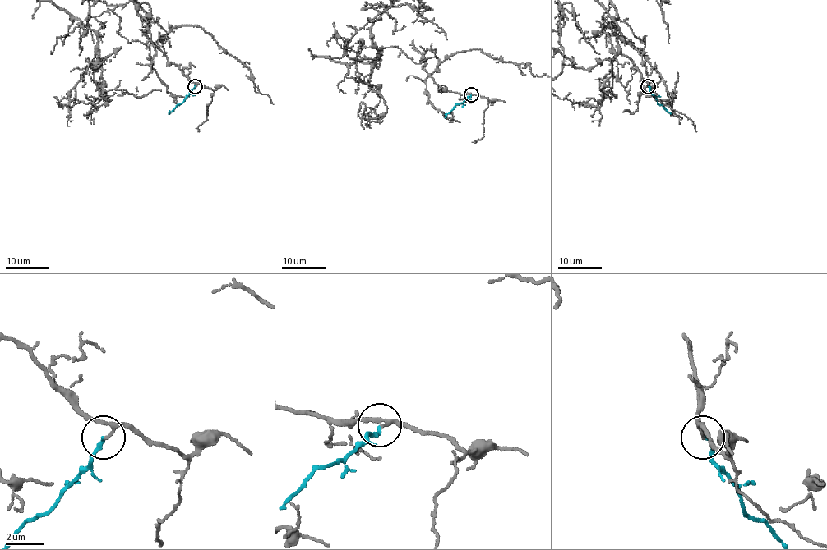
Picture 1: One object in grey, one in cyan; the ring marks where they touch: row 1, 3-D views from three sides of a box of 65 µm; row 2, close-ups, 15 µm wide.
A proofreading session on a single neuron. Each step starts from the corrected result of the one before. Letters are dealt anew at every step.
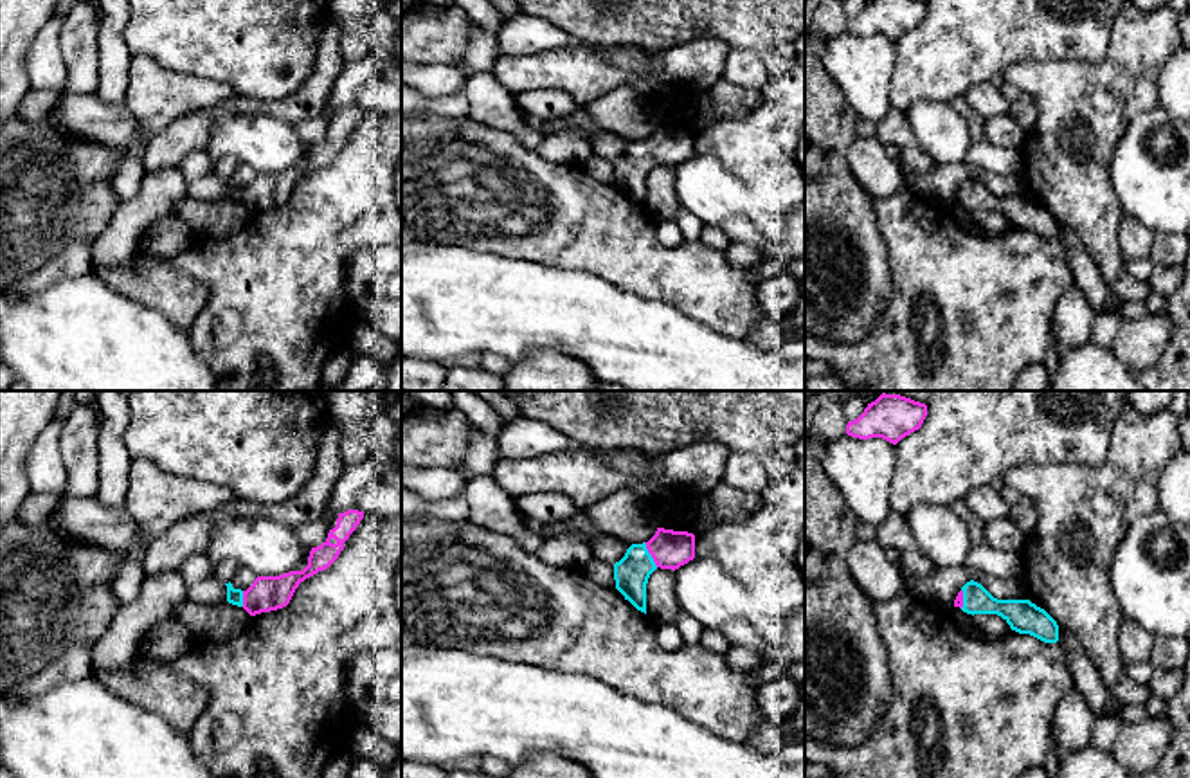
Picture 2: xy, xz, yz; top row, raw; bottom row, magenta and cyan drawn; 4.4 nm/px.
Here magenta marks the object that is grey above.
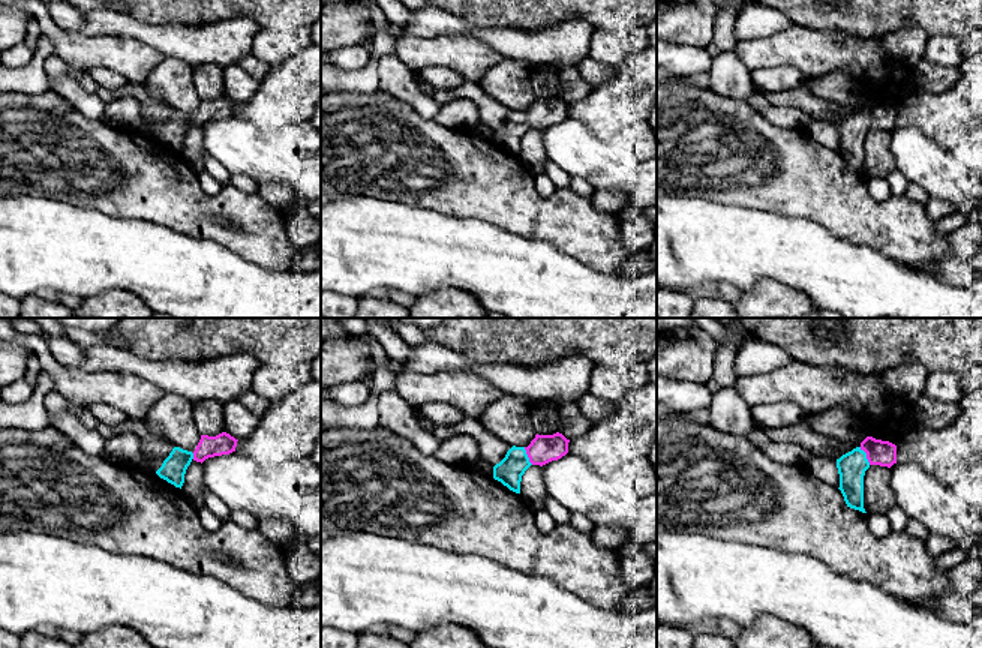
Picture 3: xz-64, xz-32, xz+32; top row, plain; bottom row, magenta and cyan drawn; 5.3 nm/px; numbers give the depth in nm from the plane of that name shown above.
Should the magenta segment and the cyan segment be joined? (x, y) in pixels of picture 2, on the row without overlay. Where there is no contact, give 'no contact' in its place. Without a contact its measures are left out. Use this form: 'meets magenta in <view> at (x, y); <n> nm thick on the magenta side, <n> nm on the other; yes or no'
meets magenta in xz at (650, 150); 170 nm thick on the magenta side, 160 nm on the other; yes

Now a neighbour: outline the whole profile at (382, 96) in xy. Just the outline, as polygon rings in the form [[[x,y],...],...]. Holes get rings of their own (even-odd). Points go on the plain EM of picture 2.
[[[396,63],[365,85],[362,106],[364,113],[380,117],[401,113],[401,68]]]

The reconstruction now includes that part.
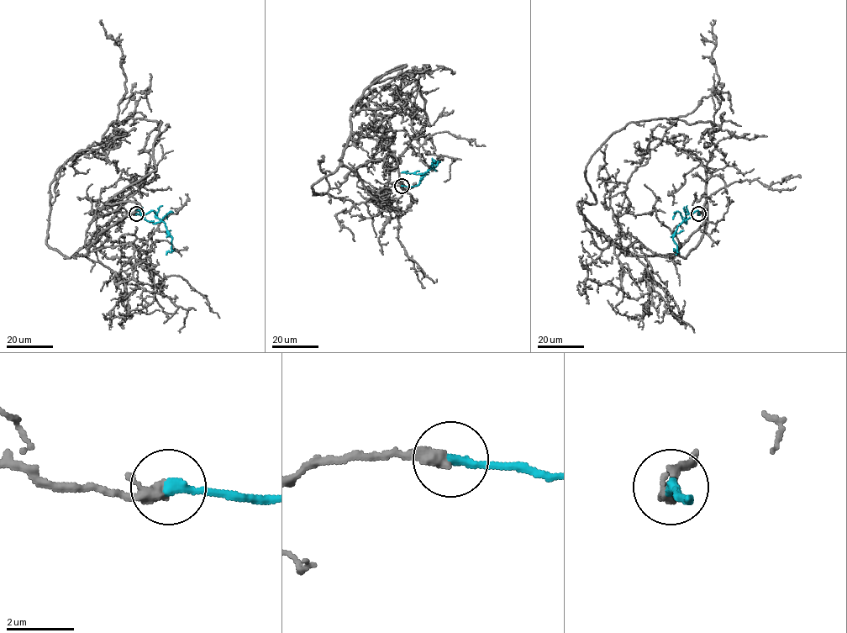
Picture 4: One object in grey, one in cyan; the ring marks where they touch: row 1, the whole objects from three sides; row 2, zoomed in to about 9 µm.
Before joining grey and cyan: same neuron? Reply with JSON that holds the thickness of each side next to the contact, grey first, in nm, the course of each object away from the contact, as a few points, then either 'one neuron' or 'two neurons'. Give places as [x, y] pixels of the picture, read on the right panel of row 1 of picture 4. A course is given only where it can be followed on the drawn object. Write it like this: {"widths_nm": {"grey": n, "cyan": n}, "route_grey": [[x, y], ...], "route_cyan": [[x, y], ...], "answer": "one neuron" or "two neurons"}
{"widths_nm": {"grey": 300, "cyan": 320}, "route_grey": [[697, 213], [676, 253], [626, 255], [577, 203], [596, 203], [586, 166], [630, 122], [714, 124], [712, 19]], "route_cyan": [[697, 213], [696, 211], [677, 226], [673, 238], [676, 245], [676, 255]], "answer": "one neuron"}

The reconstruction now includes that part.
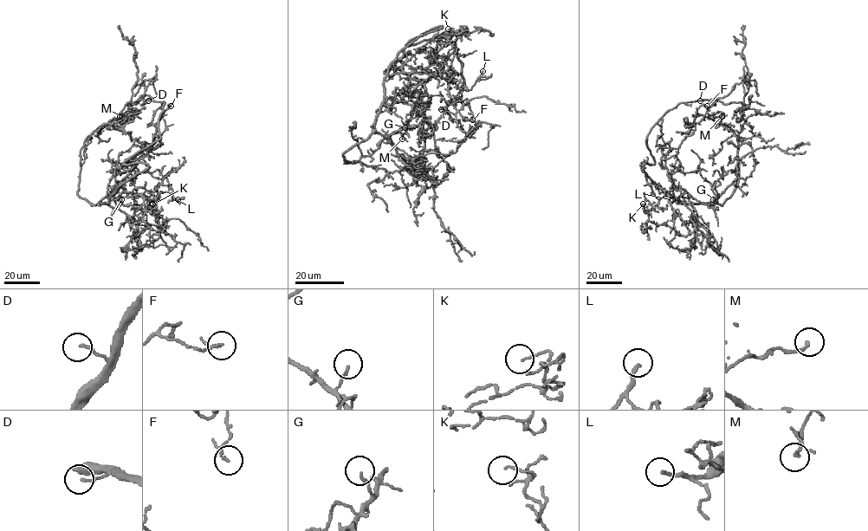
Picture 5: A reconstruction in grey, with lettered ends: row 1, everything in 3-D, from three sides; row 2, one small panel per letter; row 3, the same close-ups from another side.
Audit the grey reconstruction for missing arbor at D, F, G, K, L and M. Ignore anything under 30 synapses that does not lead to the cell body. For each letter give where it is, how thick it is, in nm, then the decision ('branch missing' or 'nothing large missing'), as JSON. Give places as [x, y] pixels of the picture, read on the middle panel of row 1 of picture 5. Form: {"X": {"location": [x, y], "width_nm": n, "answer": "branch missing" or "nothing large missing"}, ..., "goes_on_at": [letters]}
{"D": {"location": [441, 109], "width_nm": 110, "answer": "nothing large missing"}, "F": {"location": [472, 119], "width_nm": 90, "answer": "nothing large missing"}, "G": {"location": [404, 127], "width_nm": 110, "answer": "nothing large missing"}, "K": {"location": [448, 29], "width_nm": 80, "answer": "branch missing"}, "L": {"location": [482, 71], "width_nm": 180, "answer": "branch missing"}, "M": {"location": [402, 139], "width_nm": 150, "answer": "nothing large missing"}, "goes_on_at": ["K", "L"]}

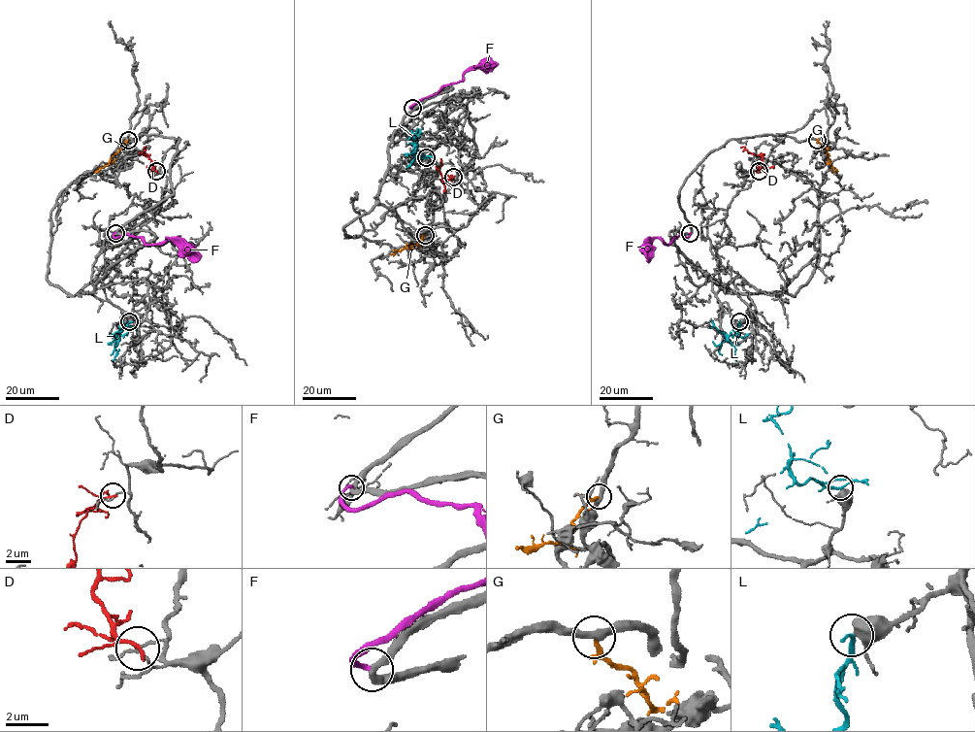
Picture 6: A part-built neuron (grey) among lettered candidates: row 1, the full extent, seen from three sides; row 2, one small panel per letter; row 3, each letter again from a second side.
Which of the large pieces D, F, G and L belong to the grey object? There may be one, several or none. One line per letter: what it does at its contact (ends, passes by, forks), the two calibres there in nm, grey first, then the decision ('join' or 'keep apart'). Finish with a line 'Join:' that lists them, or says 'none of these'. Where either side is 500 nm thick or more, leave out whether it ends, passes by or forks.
D: it passes by | 100/150 nm | keep apart
F: it ends | 360/240 nm | keep apart
G: it ends | 320/200 nm | keep apart
L: it ends | 460/220 nm | join
Join: L

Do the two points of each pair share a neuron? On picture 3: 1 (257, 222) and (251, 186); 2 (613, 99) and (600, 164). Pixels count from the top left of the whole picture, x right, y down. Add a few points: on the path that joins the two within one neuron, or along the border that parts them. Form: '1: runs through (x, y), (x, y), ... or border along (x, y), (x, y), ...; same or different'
1: border along (230, 185), (245, 192), (257, 194); different
2: border along (567, 117), (583, 122), (592, 132); different

